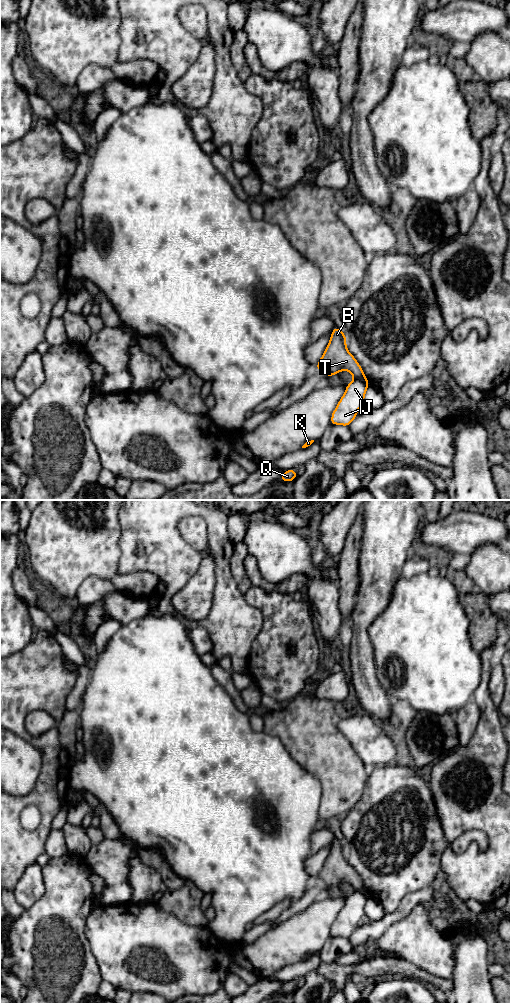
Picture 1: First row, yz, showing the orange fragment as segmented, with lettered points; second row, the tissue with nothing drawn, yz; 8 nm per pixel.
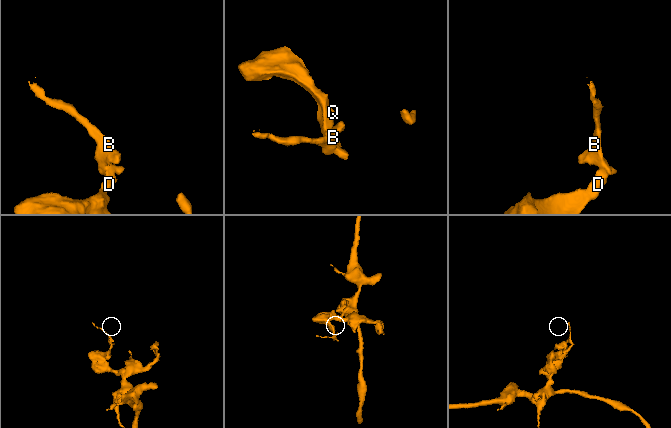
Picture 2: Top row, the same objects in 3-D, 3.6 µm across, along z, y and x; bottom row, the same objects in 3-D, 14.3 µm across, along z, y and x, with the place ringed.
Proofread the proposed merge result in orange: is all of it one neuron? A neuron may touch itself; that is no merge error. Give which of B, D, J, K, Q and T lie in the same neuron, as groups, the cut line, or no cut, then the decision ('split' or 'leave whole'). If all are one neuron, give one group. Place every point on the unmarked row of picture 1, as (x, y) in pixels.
B T / D J K Q | yz (354, 890), (361, 891), (368, 897) | split

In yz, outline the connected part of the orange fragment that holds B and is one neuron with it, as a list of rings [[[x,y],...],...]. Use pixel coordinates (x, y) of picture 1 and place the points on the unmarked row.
[[[334,839],[316,882],[324,884],[330,890],[341,883],[349,883],[354,891],[362,892],[370,897],[360,876],[347,861],[345,845],[338,839]]]

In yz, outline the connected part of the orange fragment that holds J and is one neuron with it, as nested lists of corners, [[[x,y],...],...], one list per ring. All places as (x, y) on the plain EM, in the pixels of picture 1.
[[[358,891],[348,895],[344,907],[332,924],[330,935],[349,939],[364,915],[368,898],[367,895]]]

